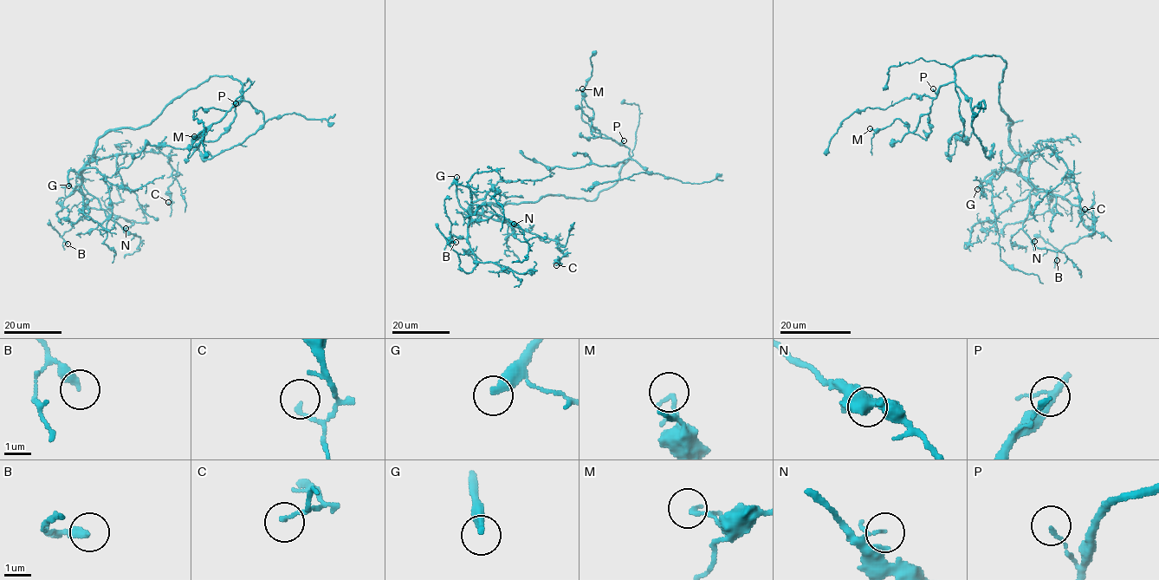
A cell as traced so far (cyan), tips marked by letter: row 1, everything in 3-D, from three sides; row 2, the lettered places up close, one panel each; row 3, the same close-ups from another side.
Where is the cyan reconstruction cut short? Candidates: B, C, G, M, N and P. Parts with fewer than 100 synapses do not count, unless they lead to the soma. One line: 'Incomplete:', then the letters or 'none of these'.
Incomplete: G

